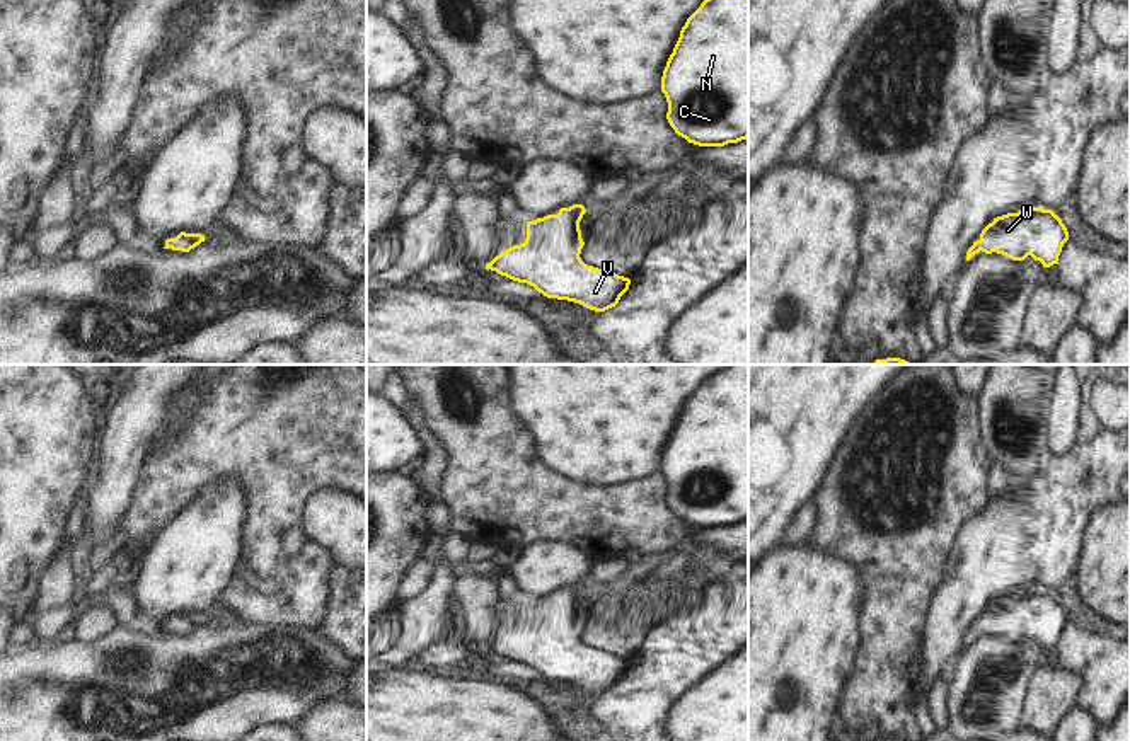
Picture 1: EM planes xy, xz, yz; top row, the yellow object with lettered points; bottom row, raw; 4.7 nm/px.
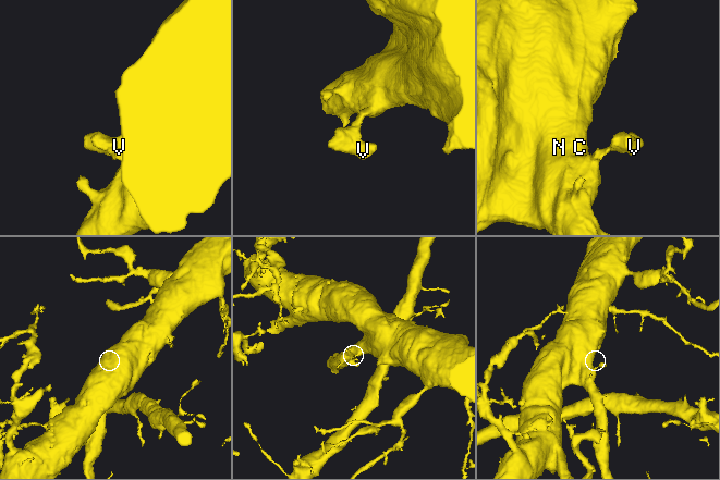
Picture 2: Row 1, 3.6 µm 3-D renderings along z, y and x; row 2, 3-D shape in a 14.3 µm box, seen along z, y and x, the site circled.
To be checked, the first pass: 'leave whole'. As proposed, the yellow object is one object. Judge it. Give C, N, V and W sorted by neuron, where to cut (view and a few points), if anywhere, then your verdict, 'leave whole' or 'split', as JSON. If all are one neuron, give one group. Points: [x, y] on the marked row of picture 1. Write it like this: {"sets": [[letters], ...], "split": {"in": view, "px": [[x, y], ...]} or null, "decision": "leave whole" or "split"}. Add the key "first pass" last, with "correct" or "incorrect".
{"sets": [["C", "N", "V", "W"]], "split": null, "decision": "leave whole", "first pass": "correct"}

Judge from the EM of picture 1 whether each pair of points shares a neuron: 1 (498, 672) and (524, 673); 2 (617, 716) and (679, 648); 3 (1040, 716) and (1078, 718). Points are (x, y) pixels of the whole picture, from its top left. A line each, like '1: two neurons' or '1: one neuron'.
1: one neuron
2: one neuron
3: two neurons

